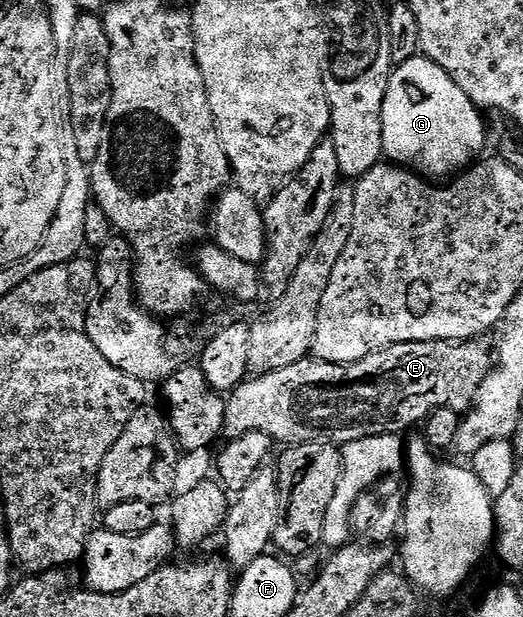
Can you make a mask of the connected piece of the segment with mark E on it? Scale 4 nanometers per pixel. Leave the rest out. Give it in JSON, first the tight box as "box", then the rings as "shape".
{"box":[223,339,493,447],"shape":[[[476,339],[473,341],[410,341],[409,343],[397,343],[390,345],[384,349],[378,349],[375,353],[365,355],[365,359],[354,361],[353,363],[345,363],[338,365],[337,363],[329,363],[328,361],[317,361],[308,359],[298,361],[289,367],[281,367],[274,369],[268,373],[261,373],[252,376],[246,381],[242,381],[239,386],[231,390],[226,398],[227,406],[225,407],[225,421],[223,423],[223,434],[227,441],[237,439],[241,435],[245,435],[249,431],[261,431],[265,435],[269,435],[272,442],[278,443],[280,446],[290,447],[300,445],[301,443],[309,443],[310,441],[328,441],[330,445],[344,446],[353,443],[357,439],[365,439],[373,435],[385,435],[386,433],[406,434],[406,429],[411,429],[415,424],[426,422],[433,411],[438,409],[452,409],[460,415],[466,414],[474,405],[479,388],[493,368],[493,345],[487,342],[487,339]]]}

